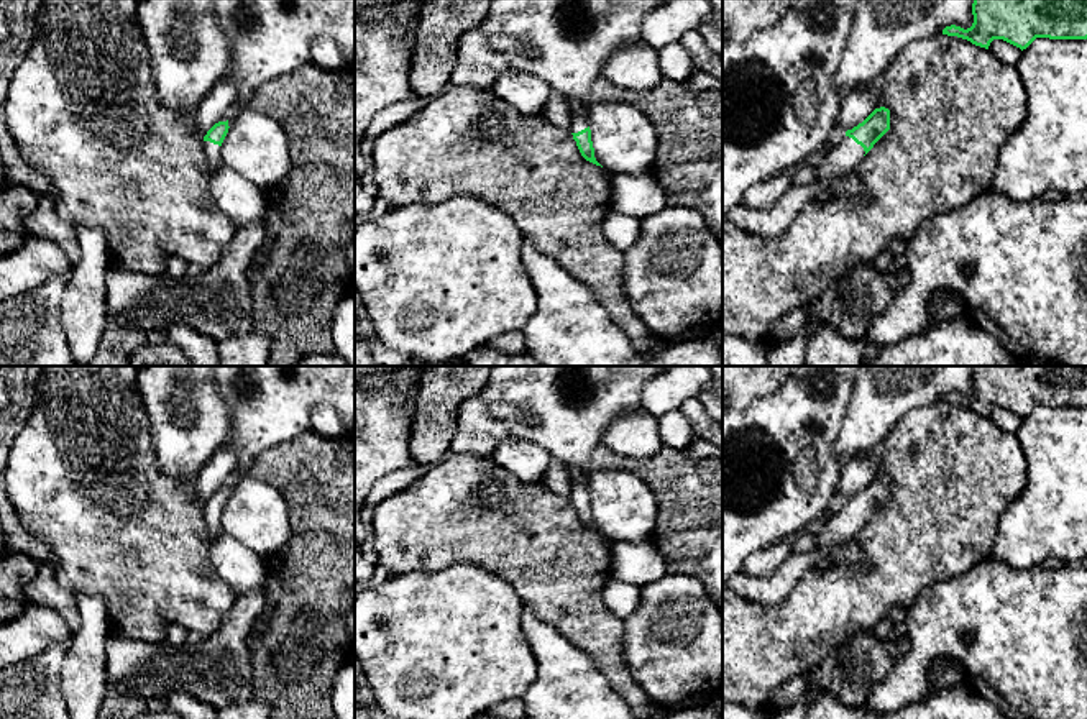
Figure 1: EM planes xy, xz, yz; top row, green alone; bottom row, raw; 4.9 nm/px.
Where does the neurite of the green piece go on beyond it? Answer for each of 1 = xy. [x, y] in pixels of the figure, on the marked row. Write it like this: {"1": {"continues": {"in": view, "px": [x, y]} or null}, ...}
{"1": {"continues": {"in": "xy", "px": [212, 151]}}}

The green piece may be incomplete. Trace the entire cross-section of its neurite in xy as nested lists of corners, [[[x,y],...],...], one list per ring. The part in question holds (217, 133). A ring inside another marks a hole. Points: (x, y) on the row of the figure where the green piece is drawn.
[[[228,120],[215,123],[204,136],[204,154],[212,169],[222,164],[222,143],[228,133]]]

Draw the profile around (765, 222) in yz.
[[[849,171],[832,185],[819,185],[816,182],[805,185],[793,184],[778,202],[768,208],[749,208],[739,204],[732,207],[724,218],[759,236],[780,236],[788,230],[805,205],[816,200],[818,195],[828,195],[829,199],[865,199],[867,189],[859,172]]]

